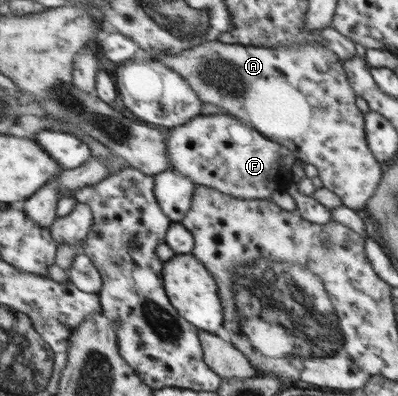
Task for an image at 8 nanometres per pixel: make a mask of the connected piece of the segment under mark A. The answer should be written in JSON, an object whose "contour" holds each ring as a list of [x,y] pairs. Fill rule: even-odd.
{"contour":[[[211,41],[181,51],[179,55],[163,53],[161,58],[153,56],[151,59],[159,60],[179,72],[204,102],[219,106],[229,115],[253,124],[253,128],[257,128],[263,136],[286,146],[305,164],[315,166],[322,187],[336,194],[343,206],[353,210],[361,209],[365,200],[373,194],[379,178],[382,178],[381,168],[368,148],[367,138],[363,138],[364,116],[359,114],[353,104],[355,96],[347,73],[343,74],[343,64],[329,49],[313,43],[307,45],[305,42],[297,47],[279,45],[267,48]]]}

